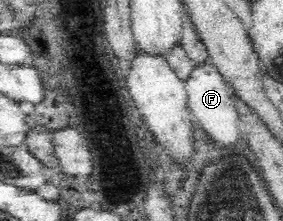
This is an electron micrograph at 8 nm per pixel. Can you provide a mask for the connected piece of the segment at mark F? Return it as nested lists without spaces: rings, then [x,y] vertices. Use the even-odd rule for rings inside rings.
[[[204,60],[195,62],[191,75],[185,80],[188,108],[197,117],[197,122],[210,140],[218,142],[224,148],[238,144],[243,134],[239,130],[238,113],[233,103],[232,83],[218,72],[215,64]]]

